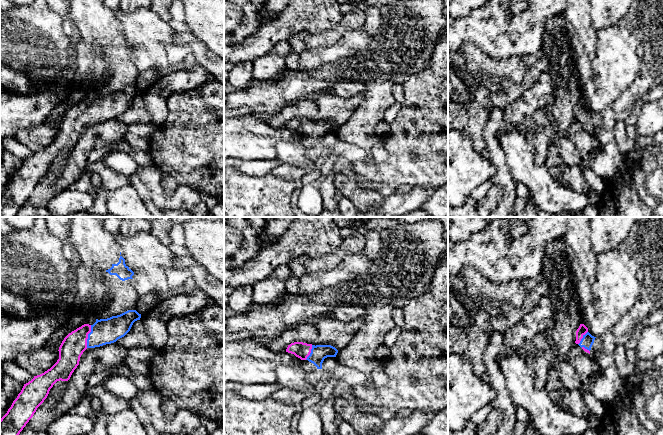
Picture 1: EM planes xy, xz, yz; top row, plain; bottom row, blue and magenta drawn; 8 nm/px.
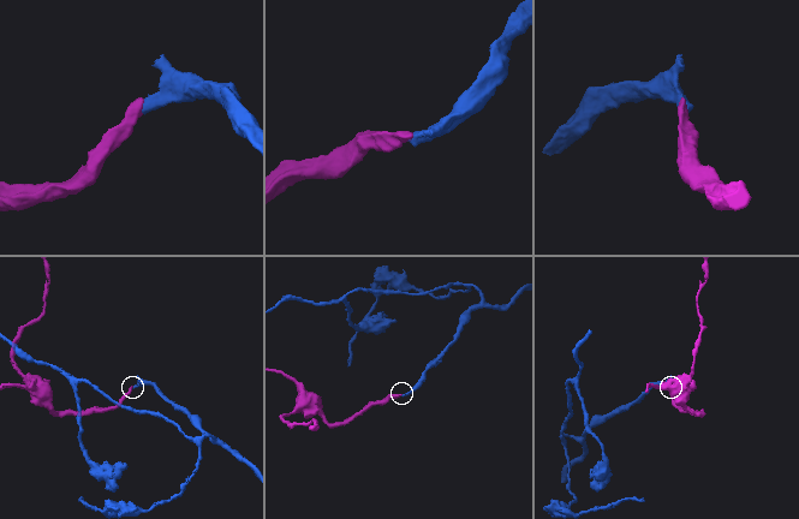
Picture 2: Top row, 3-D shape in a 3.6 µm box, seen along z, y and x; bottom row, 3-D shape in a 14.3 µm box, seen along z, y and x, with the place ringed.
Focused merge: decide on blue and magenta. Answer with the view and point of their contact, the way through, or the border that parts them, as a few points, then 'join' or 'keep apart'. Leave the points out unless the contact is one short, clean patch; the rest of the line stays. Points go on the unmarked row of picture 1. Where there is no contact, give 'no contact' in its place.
xy (88, 112) | across xy (104, 107), (97, 111), (88, 112), (81, 114), (74, 120) | join

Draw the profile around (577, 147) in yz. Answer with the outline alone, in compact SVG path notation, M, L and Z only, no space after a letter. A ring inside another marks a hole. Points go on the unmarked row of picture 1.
M576 119L571 124L569 134L566 137L560 136L557 145L560 148L560 156L564 164L586 167L589 167L593 152L601 147L594 133Z

